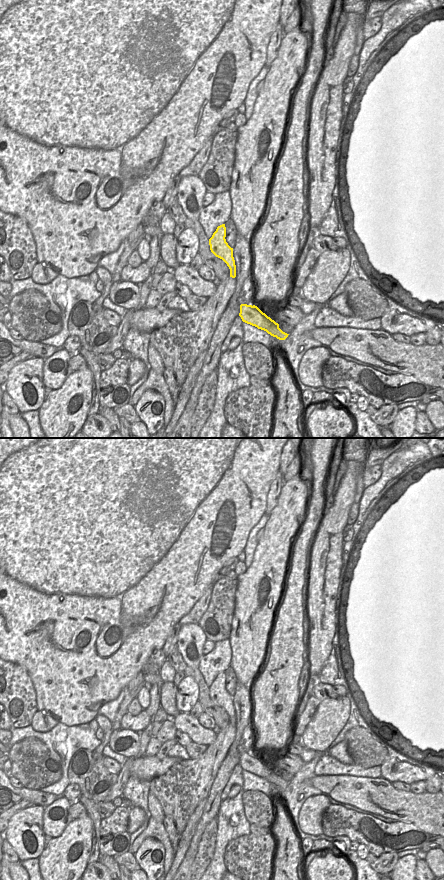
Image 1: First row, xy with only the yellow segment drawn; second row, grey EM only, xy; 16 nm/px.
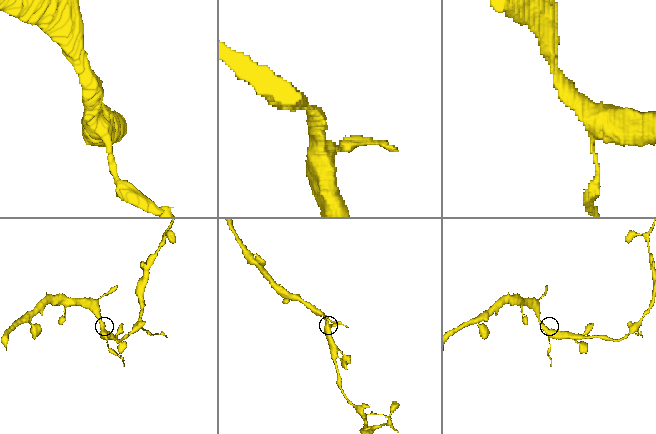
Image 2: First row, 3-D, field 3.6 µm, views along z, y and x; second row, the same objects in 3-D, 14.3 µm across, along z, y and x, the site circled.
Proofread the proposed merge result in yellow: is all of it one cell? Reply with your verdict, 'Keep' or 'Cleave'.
Cleave

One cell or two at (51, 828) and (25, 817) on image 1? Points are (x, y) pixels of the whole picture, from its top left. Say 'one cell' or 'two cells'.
two cells

